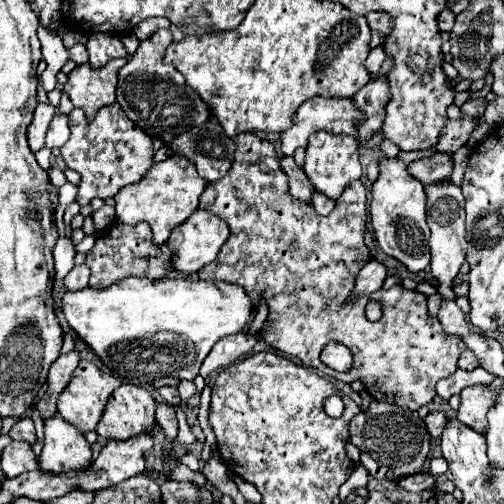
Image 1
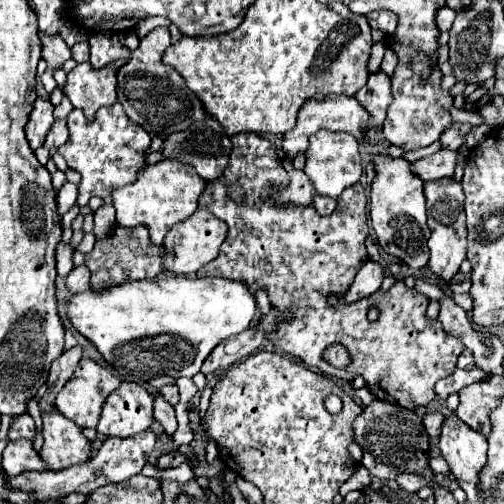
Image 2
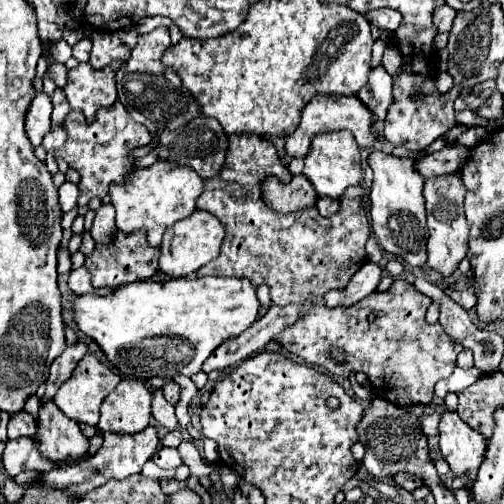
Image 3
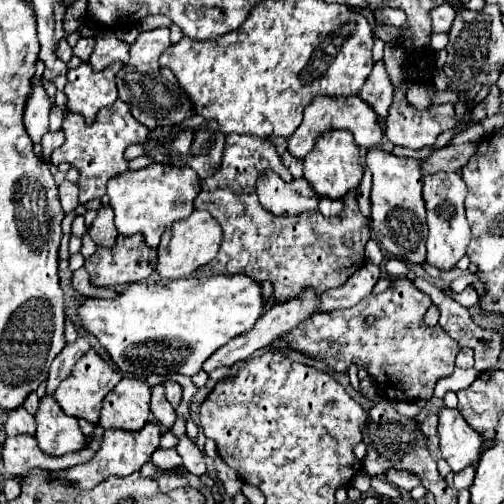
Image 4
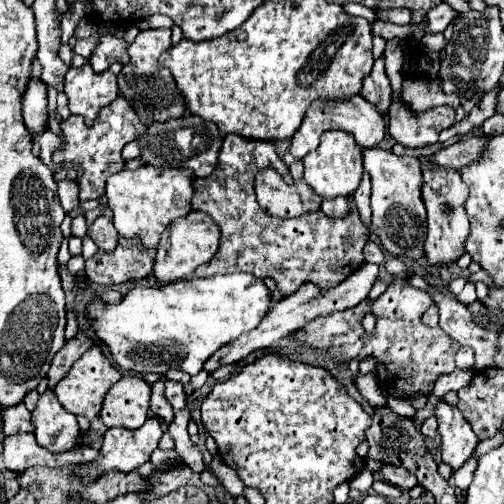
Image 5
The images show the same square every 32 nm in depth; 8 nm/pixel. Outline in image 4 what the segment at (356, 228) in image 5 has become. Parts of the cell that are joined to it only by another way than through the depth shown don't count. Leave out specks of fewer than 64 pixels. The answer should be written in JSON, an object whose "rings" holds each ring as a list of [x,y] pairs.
{"rings":[[[230,134],[226,138],[224,160],[222,160],[220,170],[214,176],[202,180],[202,190],[194,200],[194,206],[198,210],[210,212],[220,222],[224,230],[224,240],[222,240],[218,256],[210,264],[202,266],[196,274],[198,276],[246,274],[246,276],[252,276],[252,280],[256,282],[272,282],[276,302],[292,300],[306,288],[314,288],[316,292],[340,288],[364,264],[364,244],[370,238],[370,224],[362,216],[358,208],[358,200],[356,200],[358,188],[348,192],[348,196],[342,198],[344,210],[338,216],[324,218],[318,210],[302,212],[300,216],[274,216],[272,212],[262,208],[262,204],[258,202],[258,194],[256,194],[256,180],[266,170],[288,170],[282,164],[270,140],[260,140],[258,136],[240,136],[240,134]]]}

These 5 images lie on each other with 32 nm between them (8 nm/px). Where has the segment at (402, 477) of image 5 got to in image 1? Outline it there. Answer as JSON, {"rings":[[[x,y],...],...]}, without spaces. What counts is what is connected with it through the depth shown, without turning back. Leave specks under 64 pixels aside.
{"rings":[[[416,472],[416,474],[412,474],[412,476],[406,476],[406,478],[398,480],[398,484],[400,484],[404,490],[410,490],[410,492],[422,492],[422,490],[434,488],[436,476],[432,476],[430,472]]]}

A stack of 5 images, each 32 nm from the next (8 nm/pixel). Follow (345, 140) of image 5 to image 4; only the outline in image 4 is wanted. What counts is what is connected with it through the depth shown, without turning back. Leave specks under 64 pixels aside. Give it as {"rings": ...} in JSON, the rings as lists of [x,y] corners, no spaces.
{"rings":[[[330,130],[316,138],[316,148],[304,158],[304,178],[322,198],[342,198],[348,190],[358,188],[362,180],[360,148],[348,130]]]}

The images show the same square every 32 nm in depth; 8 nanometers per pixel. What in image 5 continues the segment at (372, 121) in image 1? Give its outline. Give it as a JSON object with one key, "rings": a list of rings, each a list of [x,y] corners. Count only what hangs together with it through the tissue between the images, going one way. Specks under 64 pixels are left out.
{"rings":[[[376,60],[372,72],[364,78],[360,96],[364,100],[368,100],[370,104],[374,104],[376,110],[380,110],[382,116],[388,114],[388,108],[390,108],[390,102],[392,102],[392,88],[390,88],[390,80],[384,72],[382,60]]]}

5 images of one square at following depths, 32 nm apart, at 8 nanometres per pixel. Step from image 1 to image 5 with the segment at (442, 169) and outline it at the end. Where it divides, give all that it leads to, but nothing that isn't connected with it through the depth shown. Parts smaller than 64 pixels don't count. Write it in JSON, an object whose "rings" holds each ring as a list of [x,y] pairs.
{"rings":[[[480,136],[480,138],[470,138],[446,148],[440,148],[436,154],[432,154],[432,164],[434,166],[442,166],[442,168],[452,168],[452,170],[460,170],[462,166],[470,164],[472,160],[476,160],[476,156],[480,156],[480,152],[484,150],[488,142],[488,136]]]}

